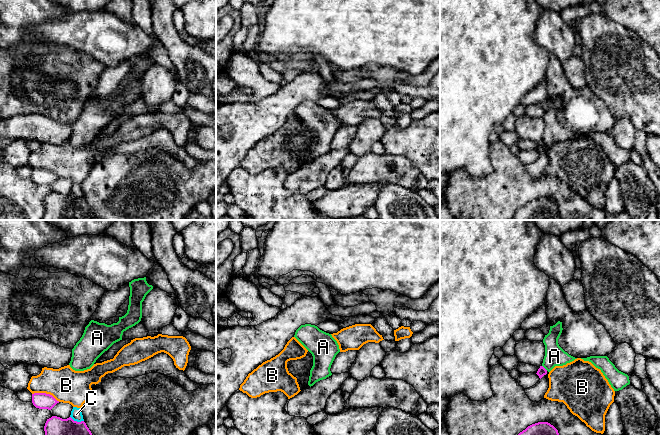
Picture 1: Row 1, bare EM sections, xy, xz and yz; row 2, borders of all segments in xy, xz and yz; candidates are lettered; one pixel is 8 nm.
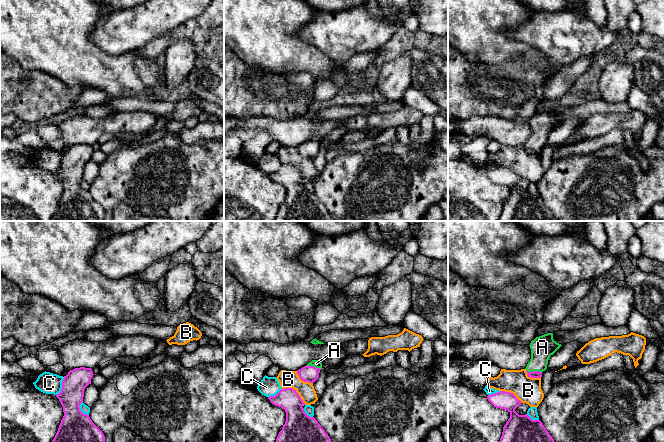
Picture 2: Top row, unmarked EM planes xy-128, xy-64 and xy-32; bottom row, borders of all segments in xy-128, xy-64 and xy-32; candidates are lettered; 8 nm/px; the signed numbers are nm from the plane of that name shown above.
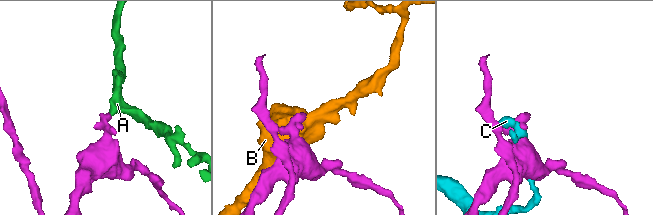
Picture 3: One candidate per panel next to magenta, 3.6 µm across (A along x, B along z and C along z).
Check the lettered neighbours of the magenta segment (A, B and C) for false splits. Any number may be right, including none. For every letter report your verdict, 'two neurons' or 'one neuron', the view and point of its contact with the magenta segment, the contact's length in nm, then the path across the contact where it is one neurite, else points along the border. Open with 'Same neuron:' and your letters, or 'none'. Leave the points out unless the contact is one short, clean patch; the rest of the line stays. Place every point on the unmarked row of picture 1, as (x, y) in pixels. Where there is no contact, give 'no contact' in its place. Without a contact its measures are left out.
Same neuron: A
A: one neuron; contact yz (544, 144); length 60 nm; way yz (542, 147), (544, 144), (554, 132)
B: two neurons; contact xy (45, 169); length 240 nm
C: two neurons; contact xy (76, 197); length 120 nm

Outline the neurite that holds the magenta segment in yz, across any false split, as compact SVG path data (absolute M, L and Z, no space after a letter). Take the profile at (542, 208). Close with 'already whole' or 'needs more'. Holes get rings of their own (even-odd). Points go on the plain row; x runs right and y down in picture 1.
M548 198L528 202L515 214L515 220L563 220L558 206Z; already whole

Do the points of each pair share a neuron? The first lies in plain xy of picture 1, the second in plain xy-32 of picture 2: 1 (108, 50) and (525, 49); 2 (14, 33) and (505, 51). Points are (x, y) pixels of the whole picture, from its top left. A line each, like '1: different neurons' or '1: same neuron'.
1: different neurons
2: same neuron

